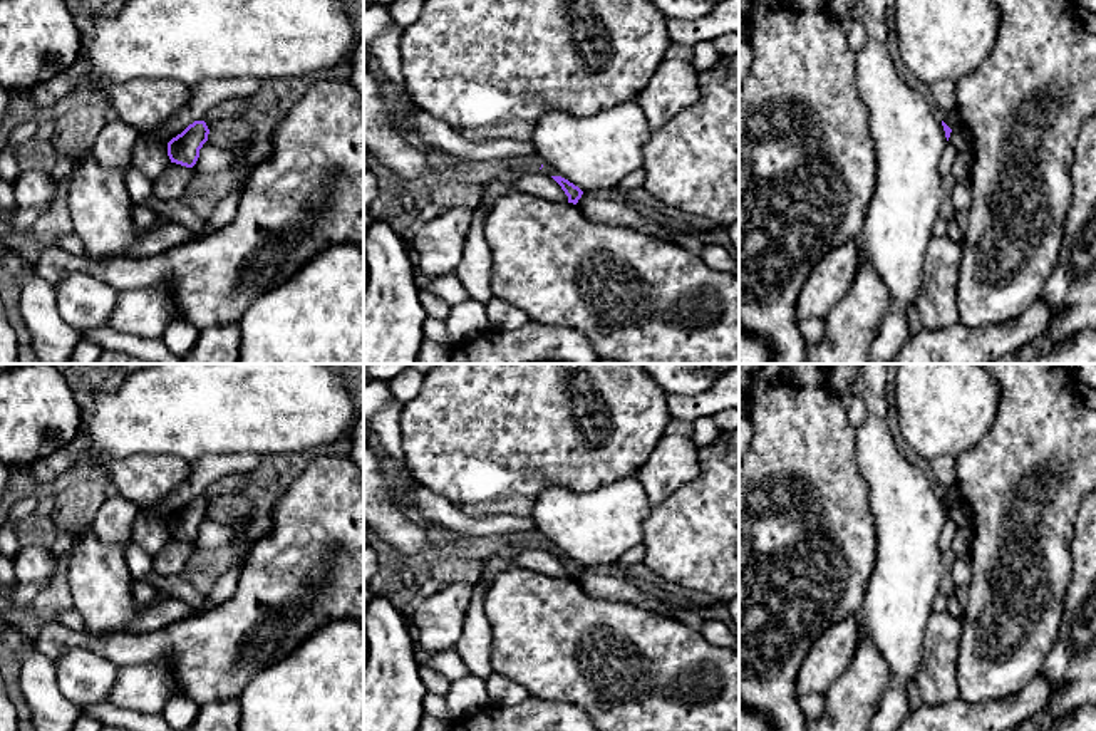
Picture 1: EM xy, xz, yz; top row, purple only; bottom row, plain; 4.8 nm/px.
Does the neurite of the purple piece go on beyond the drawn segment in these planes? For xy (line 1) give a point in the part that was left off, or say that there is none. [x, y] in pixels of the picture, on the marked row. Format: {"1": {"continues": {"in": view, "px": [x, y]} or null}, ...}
{"1": {"continues": null}}

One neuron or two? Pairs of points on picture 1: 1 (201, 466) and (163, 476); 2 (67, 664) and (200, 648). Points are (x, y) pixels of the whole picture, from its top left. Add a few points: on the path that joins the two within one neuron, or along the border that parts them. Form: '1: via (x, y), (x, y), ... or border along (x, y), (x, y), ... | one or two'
1: border along (191, 463), (190, 473), (165, 498) | two
2: border along (69, 646), (91, 649), (104, 656), (118, 669) | two

